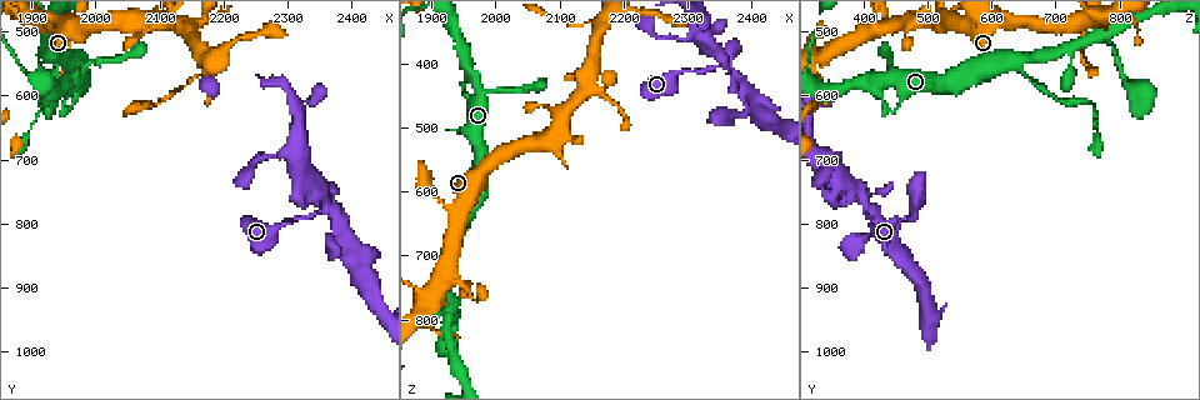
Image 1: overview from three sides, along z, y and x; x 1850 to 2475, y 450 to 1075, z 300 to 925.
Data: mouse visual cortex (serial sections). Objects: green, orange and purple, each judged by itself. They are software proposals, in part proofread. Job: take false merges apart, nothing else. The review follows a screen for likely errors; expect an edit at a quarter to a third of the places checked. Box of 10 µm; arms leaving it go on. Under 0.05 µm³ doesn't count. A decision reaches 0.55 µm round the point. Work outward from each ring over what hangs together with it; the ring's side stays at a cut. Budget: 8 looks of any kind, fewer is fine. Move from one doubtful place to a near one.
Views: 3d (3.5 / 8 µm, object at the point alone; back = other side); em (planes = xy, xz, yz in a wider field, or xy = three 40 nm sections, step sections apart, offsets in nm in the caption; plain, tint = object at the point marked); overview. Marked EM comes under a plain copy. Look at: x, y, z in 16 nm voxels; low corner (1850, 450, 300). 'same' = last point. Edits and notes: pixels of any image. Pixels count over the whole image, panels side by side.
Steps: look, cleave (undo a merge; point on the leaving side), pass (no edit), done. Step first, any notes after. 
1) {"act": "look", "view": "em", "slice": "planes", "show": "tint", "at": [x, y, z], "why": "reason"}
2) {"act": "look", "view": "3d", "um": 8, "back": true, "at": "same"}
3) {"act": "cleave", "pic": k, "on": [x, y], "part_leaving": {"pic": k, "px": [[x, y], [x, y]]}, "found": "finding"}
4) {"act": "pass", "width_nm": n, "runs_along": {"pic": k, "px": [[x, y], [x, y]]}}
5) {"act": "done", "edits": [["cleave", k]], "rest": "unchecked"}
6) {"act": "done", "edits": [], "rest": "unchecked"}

{"act": "look", "view": "3d", "um": 3.5, "at": [1955, 550, 635]}

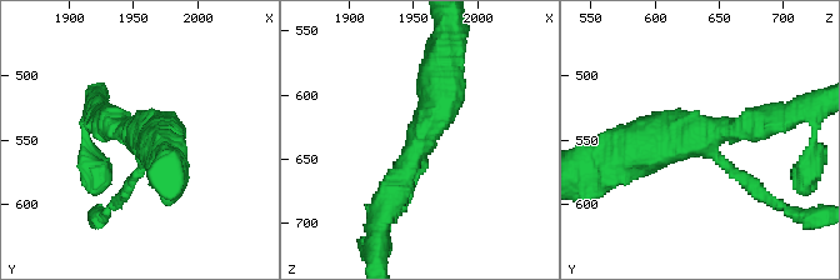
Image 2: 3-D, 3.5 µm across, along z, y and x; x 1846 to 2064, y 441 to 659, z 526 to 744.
{"act": "look", "view": "em", "slice": "xy", "step": 3, "show": "tint", "at": [1956, 550, 636], "arms": 3, "arm_widths_nm": [150, 350, 600], "why": "now the EM"}

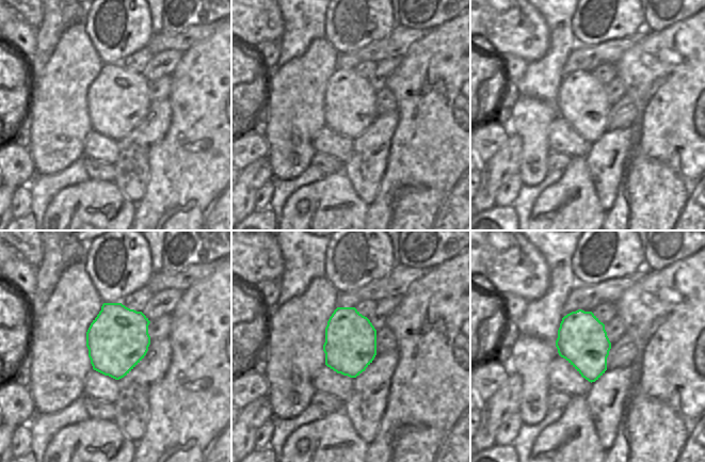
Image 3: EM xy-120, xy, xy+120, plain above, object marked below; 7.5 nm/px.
{"act": "pass", "runs_along": {"pic": 2, "px": [[440, 64], [440, 100], [383, 205]]}, "found": "continuous, no second cell"}

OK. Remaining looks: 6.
{"act": "look", "view": "3d", "um": 8, "at": [1925, 505, 780]}

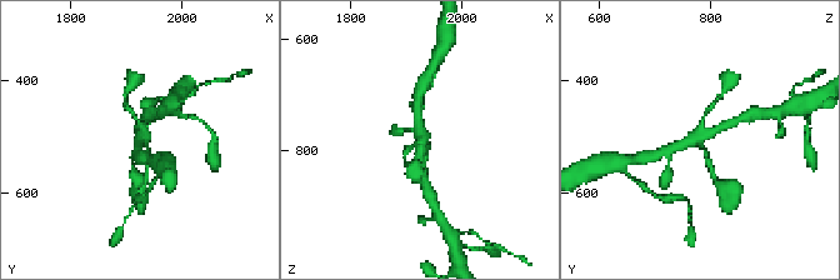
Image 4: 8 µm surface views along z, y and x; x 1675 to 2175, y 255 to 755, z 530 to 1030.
{"act": "look", "view": "em", "slice": "xy", "step": 3, "show": "tint", "at": "same", "arms": 4, "arm_widths_nm": [150, 150, 250, 300]}

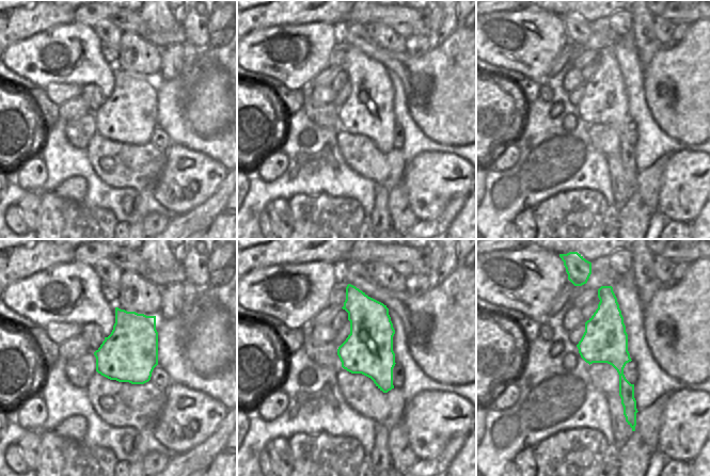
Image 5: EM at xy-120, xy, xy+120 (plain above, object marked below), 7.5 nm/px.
{"act": "pass", "runs_along": {"pic": 5, "px": [[606, 290], [608, 343], [618, 356], [629, 418]]}, "found": "continuous, no second cell"}

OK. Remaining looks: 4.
{"act": "look", "view": "3d", "um": 3.5, "at": [2360, 775, 400], "why": "small branch off a trunk"}

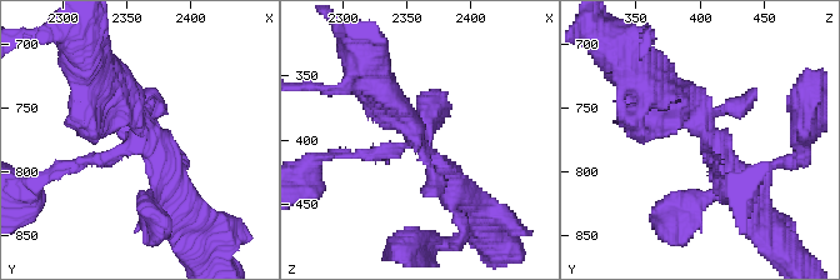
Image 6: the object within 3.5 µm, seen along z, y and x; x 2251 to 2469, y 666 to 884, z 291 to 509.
{"act": "look", "view": "em", "slice": "planes", "show": "tint", "at": [2356, 780, 402], "why": "now the EM"}

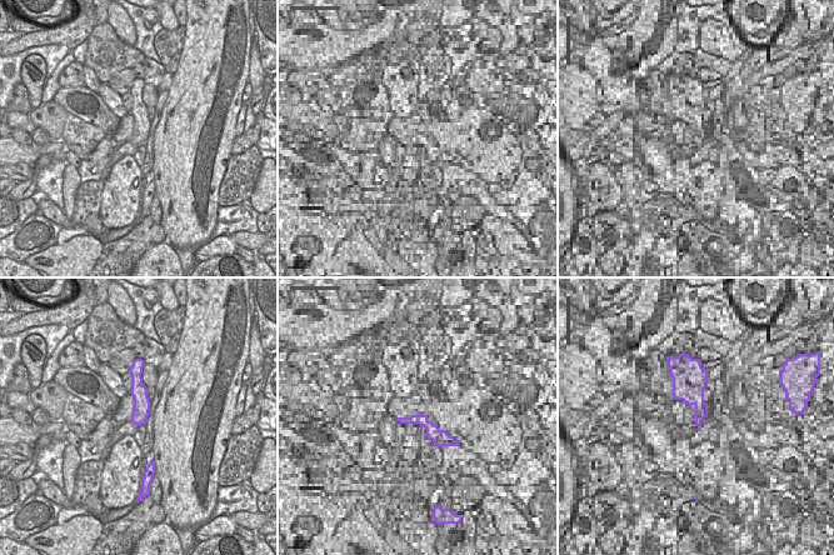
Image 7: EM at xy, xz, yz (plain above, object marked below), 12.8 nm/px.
{"act": "pass", "width_nm": 220, "runs_along": {"pic": 6, "px": [[341, 154], [414, 144], [456, 193]]}, "found": "one cell here"}

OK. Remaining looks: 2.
{"act": "done", "edits": [], "rest": "unchecked"}

